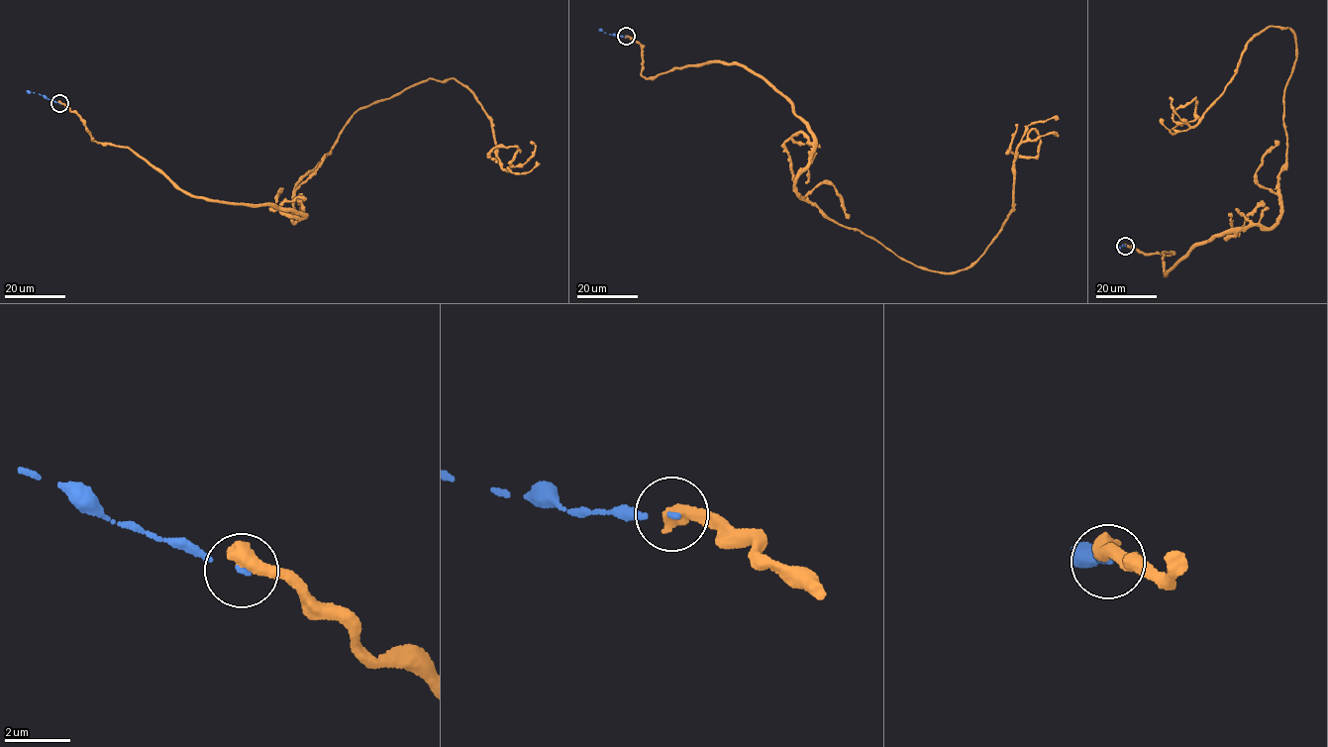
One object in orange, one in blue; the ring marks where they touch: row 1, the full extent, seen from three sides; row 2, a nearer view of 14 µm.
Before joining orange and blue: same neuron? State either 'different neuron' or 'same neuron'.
different neuron

